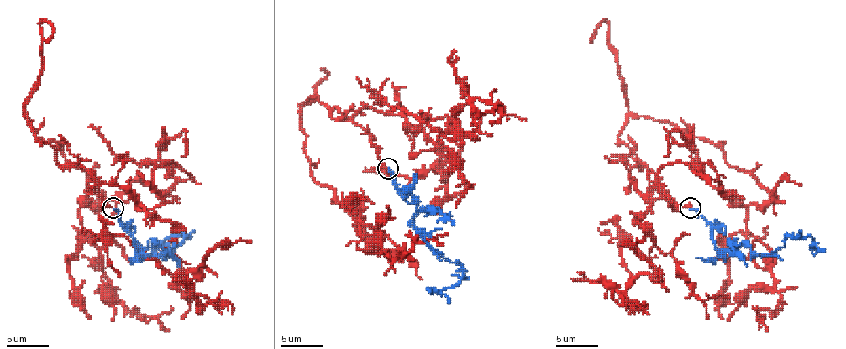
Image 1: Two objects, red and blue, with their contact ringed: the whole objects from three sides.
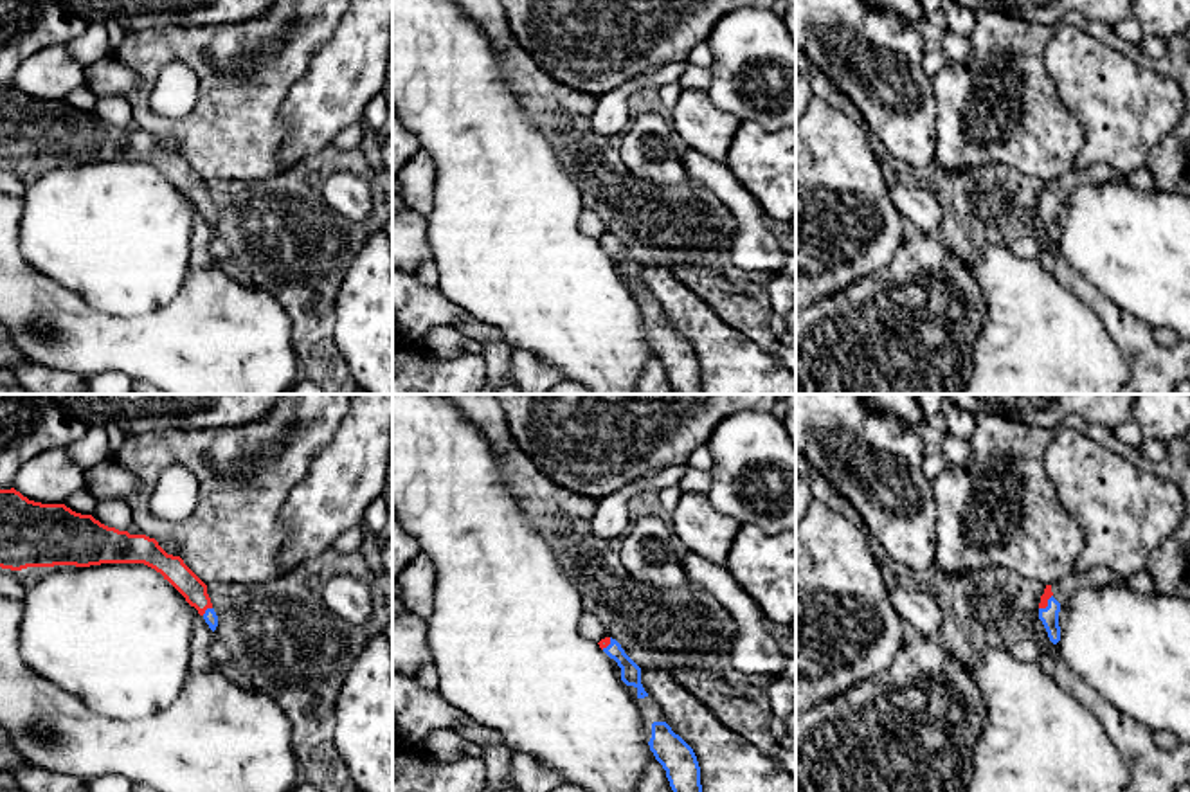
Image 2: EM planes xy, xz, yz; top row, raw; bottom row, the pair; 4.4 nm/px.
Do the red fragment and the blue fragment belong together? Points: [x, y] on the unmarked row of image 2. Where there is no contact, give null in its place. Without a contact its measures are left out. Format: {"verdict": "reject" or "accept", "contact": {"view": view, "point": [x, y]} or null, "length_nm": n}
{"verdict": "accept", "contact": {"view": "xy", "point": [206, 206]}, "length_nm": 60}

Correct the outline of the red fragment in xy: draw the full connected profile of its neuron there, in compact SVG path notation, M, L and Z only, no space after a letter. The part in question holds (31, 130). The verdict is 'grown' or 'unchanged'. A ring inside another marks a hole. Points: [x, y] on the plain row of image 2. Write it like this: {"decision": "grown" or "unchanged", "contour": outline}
{"decision": "grown", "contour": "M14 85L0 86L2 166L101 160L144 160L155 166L198 207L209 225L216 227L218 212L207 182L155 135L108 124L65 101L29 97Z"}

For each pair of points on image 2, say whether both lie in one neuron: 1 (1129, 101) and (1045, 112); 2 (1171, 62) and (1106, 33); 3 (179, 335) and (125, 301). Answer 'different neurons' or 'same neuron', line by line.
1: different neurons
2: same neuron
3: different neurons

